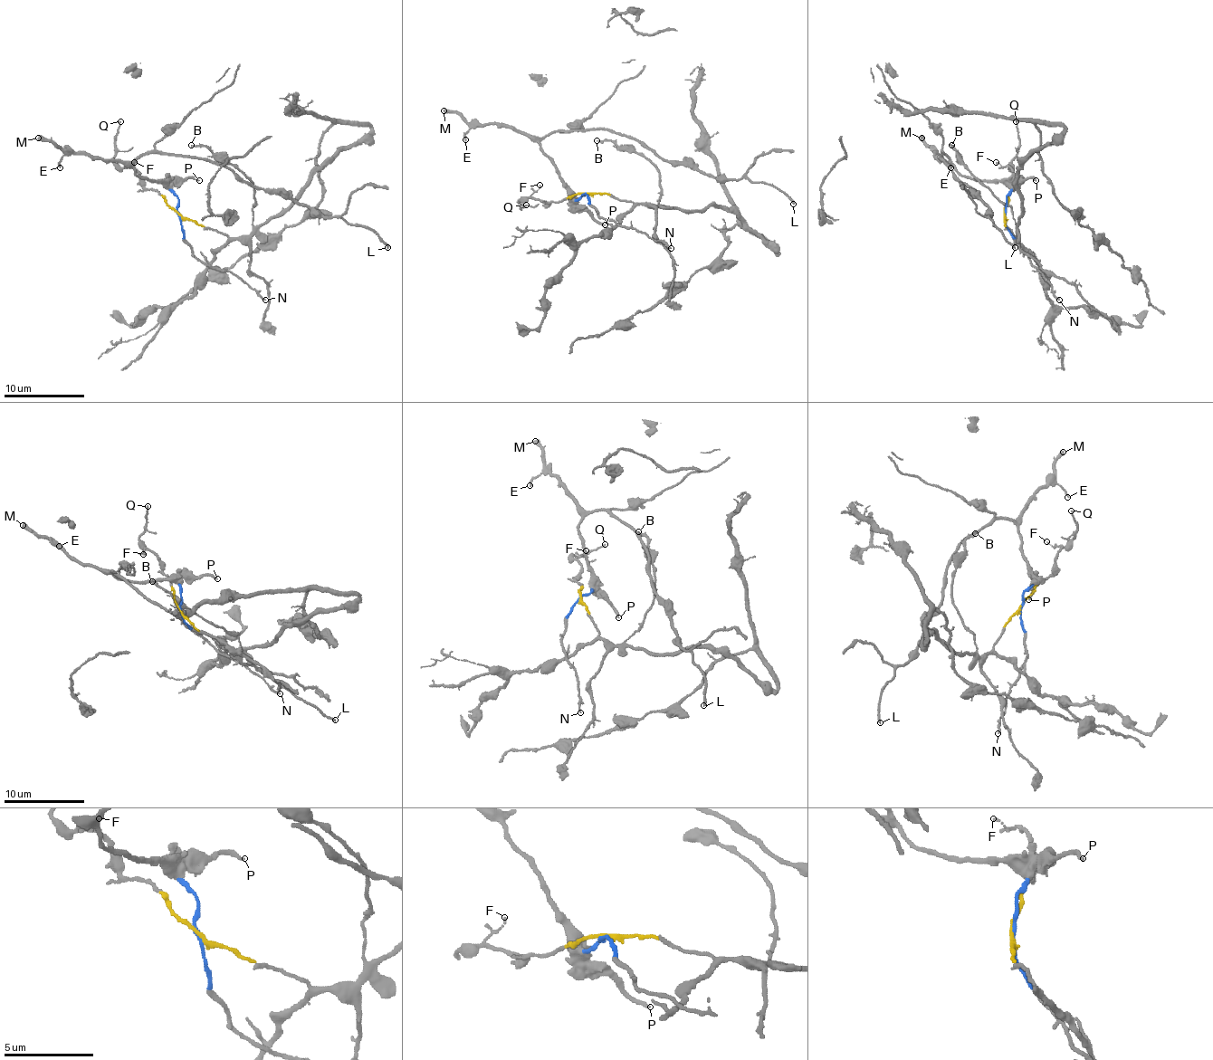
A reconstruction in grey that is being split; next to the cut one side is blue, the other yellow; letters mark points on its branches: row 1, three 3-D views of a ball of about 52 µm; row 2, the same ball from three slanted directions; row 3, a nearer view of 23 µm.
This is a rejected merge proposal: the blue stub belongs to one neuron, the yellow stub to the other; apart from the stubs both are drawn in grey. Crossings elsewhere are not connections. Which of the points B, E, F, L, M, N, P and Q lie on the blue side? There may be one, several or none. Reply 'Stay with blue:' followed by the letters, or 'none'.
Stay with blue: E, L, M, N, P

